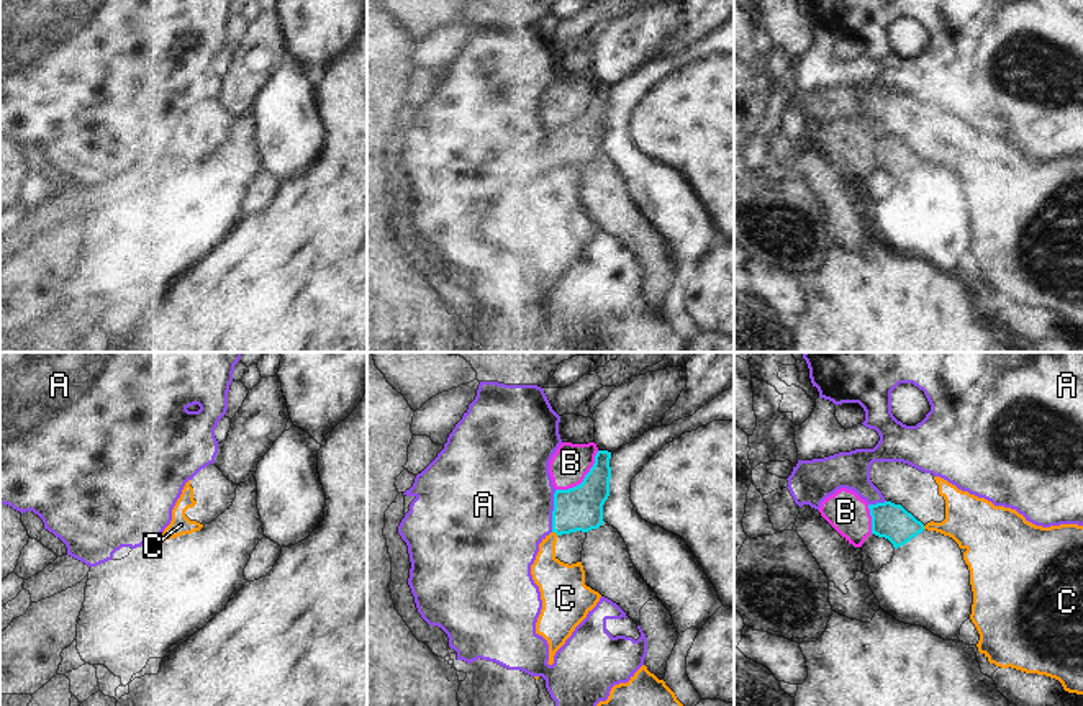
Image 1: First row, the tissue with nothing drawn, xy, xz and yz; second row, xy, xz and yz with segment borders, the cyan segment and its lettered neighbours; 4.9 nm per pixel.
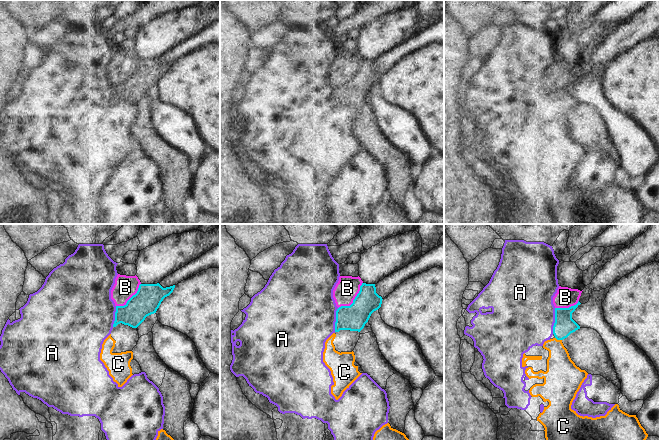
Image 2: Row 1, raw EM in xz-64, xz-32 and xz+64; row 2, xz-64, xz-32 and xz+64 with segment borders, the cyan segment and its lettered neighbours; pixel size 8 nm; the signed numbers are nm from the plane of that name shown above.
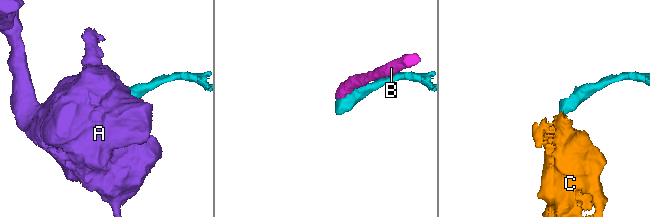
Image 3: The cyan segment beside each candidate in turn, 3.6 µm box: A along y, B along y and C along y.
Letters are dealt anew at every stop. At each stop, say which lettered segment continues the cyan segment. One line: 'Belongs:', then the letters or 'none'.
Belongs: none

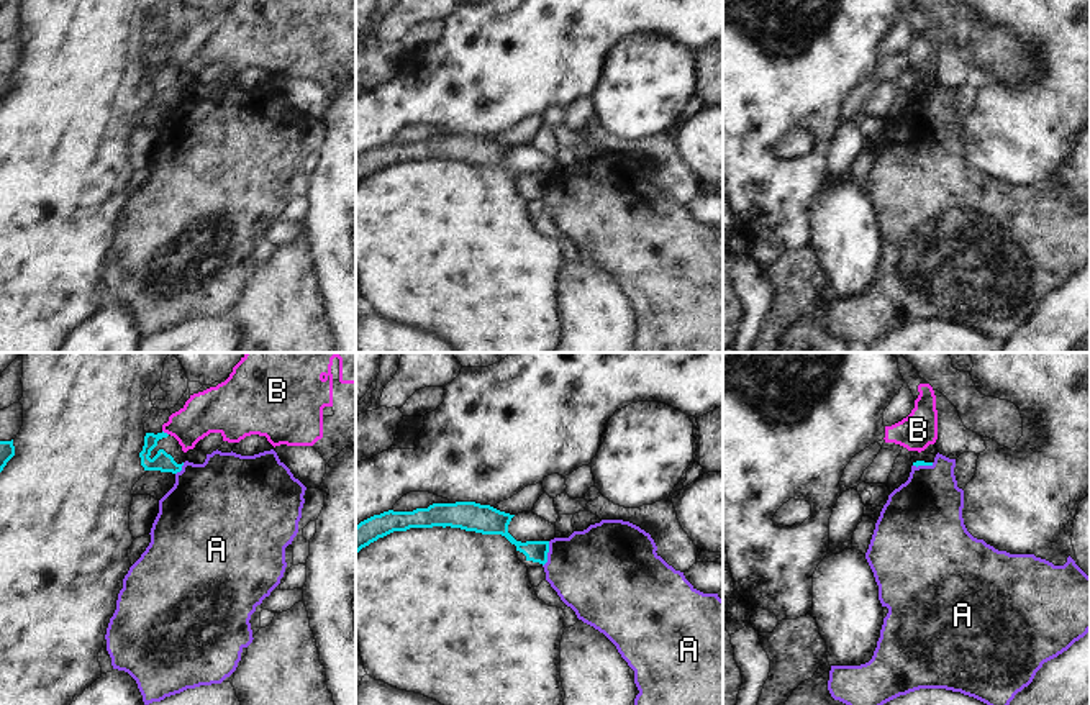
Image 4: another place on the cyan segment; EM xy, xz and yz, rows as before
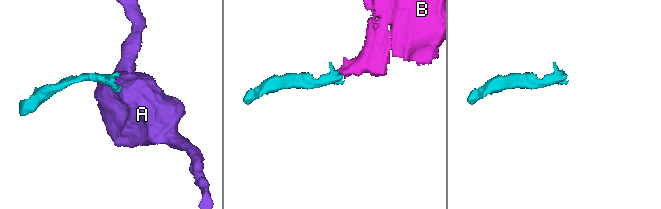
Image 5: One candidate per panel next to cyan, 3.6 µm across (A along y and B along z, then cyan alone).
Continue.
Belongs: B

